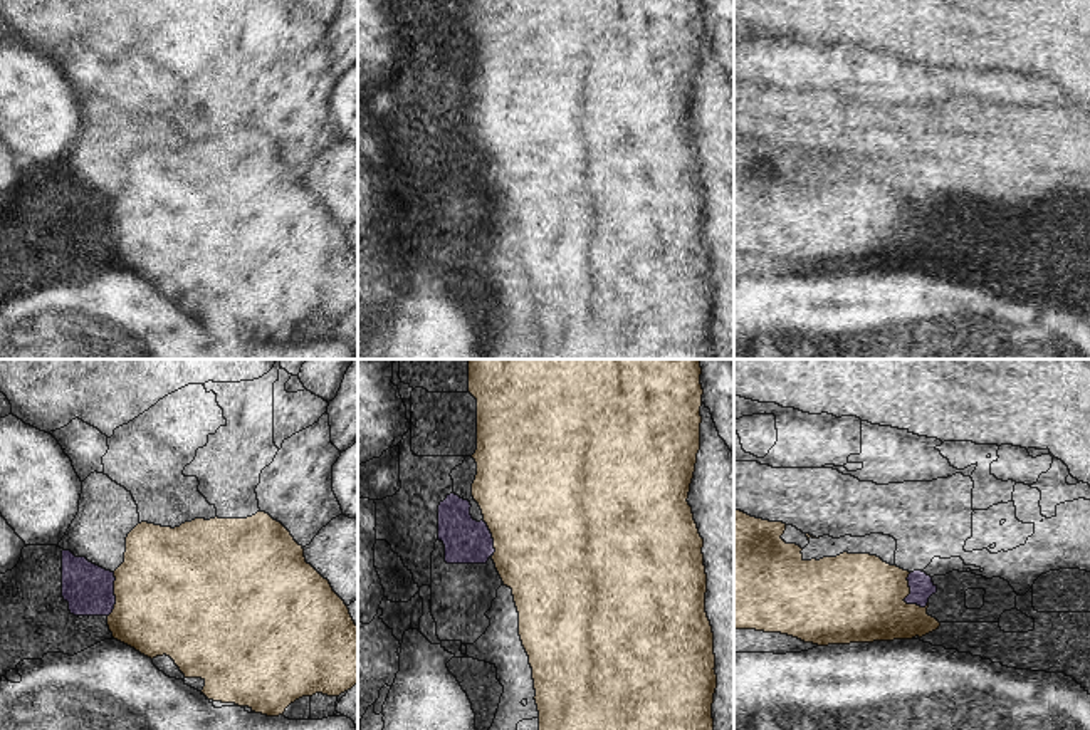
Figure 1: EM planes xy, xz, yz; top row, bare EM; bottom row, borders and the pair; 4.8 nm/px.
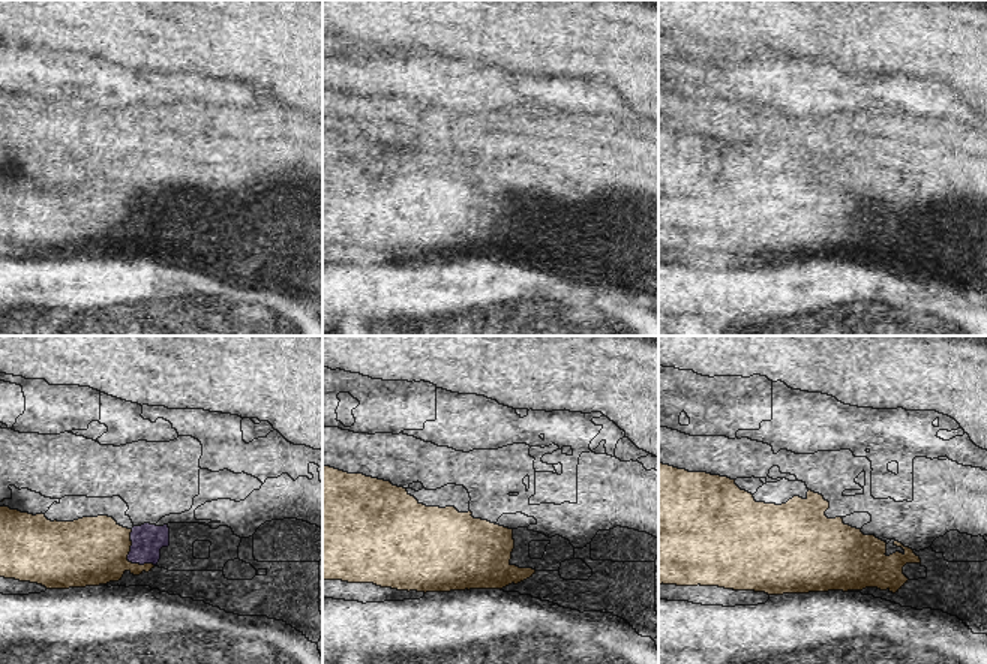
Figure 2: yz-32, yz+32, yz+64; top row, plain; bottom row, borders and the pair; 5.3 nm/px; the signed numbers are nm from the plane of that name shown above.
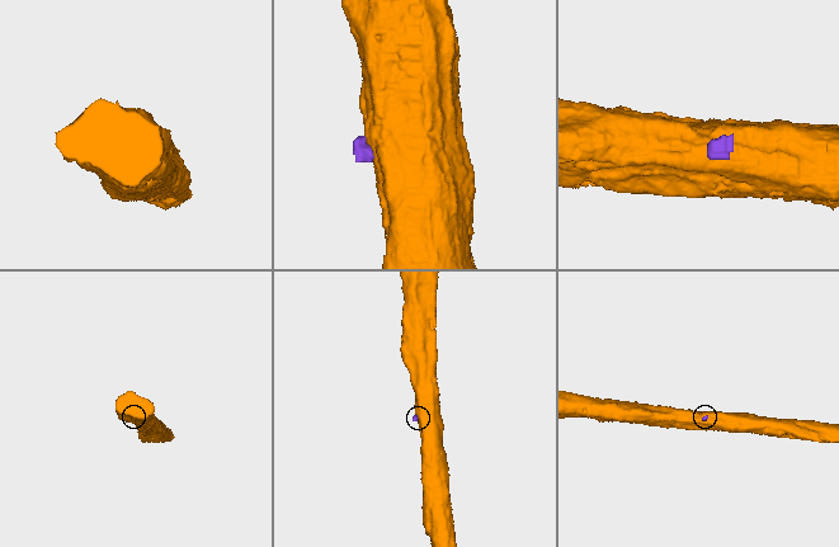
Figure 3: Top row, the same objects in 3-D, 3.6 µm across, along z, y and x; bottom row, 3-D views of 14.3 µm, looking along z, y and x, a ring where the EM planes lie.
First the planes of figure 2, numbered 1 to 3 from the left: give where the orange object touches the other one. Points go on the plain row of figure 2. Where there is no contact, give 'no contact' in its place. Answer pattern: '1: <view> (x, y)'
1: yz-32 (128, 222)
2: no contact
3: no contact

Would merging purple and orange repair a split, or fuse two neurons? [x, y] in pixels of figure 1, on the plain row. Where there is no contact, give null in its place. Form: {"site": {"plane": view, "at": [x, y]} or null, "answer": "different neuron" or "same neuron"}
{"site": {"plane": "yz", "at": [907, 220]}, "answer": "same neuron"}

